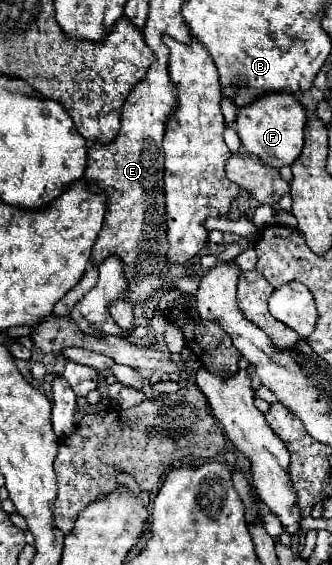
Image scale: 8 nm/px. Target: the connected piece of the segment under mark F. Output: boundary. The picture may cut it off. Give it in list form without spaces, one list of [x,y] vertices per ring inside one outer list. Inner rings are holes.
[[[265,94],[253,104],[239,108],[235,132],[241,138],[243,148],[267,162],[273,168],[291,166],[303,150],[303,130],[307,126],[307,114],[301,102],[291,94]]]

